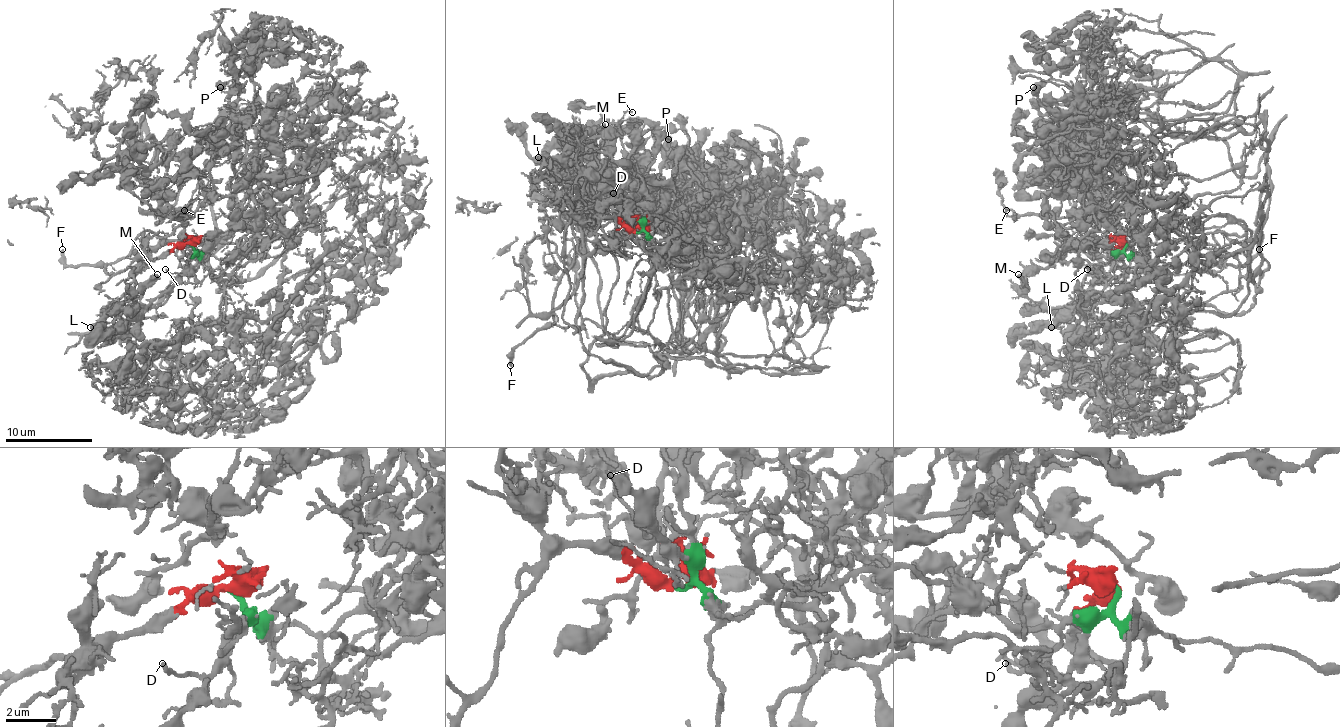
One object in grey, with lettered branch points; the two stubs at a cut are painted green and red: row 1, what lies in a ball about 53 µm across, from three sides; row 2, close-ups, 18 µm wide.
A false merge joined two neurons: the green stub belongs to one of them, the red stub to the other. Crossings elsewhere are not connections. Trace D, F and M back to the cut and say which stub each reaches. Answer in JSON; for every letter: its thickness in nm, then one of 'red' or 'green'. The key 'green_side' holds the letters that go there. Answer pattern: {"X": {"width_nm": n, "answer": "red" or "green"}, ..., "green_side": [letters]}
{"D": {"width_nm": 140, "answer": "green"}, "F": {"width_nm": 280, "answer": "red"}, "M": {"width_nm": 420, "answer": "green"}, "green_side": ["D", "M"]}

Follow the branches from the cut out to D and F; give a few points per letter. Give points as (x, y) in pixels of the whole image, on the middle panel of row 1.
D: (636, 233), (642, 226), (614, 193)
F: (634, 233), (601, 217), (588, 230), (577, 246), (575, 263), (557, 287), (553, 318), (516, 348), (509, 366)

